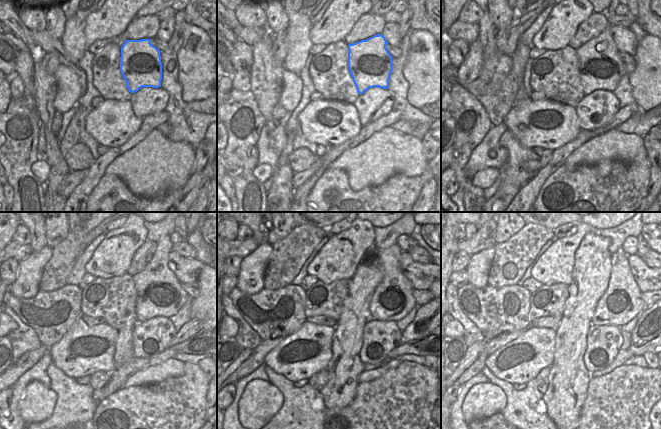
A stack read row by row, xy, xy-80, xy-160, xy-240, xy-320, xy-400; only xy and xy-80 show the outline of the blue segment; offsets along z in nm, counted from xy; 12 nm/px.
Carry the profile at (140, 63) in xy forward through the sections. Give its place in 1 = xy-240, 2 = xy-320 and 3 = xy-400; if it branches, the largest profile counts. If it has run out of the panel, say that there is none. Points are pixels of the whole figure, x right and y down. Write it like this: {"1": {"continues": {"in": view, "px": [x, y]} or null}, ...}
{"1": {"continues": {"in": "xy-240", "px": [159, 293]}}, "2": {"continues": {"in": "xy-320", "px": [393, 299]}}, "3": {"continues": {"in": "xy-400", "px": [621, 302]}}}

